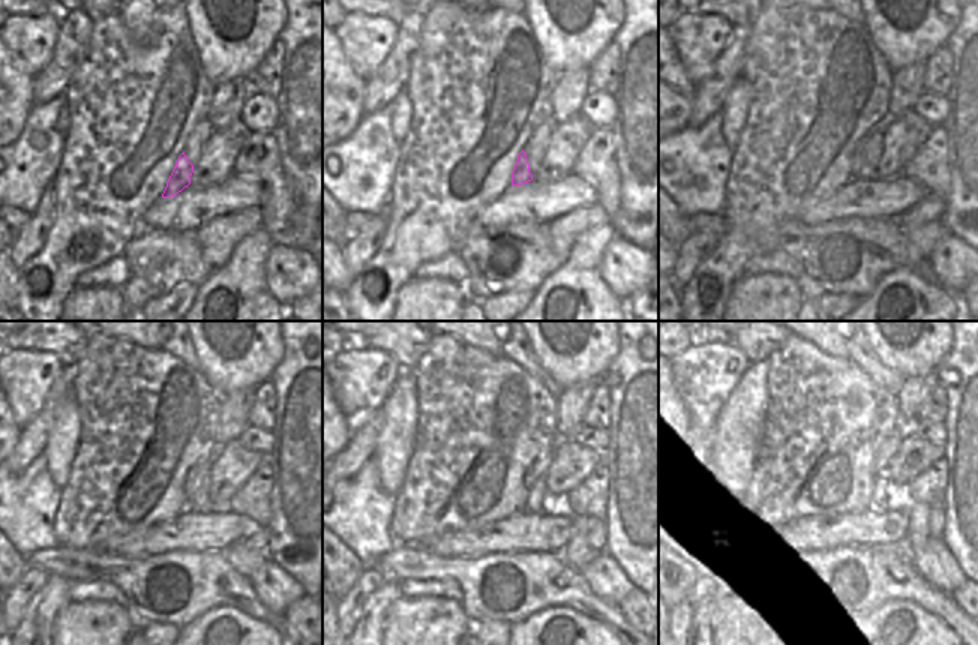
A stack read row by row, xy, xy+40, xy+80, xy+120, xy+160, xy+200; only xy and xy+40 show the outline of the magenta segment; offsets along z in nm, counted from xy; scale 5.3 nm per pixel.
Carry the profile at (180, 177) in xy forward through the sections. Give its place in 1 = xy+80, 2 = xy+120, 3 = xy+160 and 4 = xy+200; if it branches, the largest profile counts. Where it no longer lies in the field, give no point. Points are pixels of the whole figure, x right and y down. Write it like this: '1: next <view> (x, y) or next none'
1: next xy+80 (857, 167)
2: next xy+120 (195, 474)
3: next xy+160 (539, 468)
4: next xy+200 (887, 450)

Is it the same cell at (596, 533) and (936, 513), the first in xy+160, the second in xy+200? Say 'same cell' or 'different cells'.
same cell

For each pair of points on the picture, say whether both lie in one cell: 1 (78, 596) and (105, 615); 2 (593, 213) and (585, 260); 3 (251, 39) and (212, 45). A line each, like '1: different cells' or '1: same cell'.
1: different cells
2: different cells
3: same cell

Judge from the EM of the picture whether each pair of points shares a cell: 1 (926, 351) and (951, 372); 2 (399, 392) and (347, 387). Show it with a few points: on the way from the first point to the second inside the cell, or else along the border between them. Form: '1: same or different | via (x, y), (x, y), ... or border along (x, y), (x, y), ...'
1: different | border along (953, 336), (953, 345), (935, 372)
2: different | border along (405, 371), (398, 377), (380, 410)

